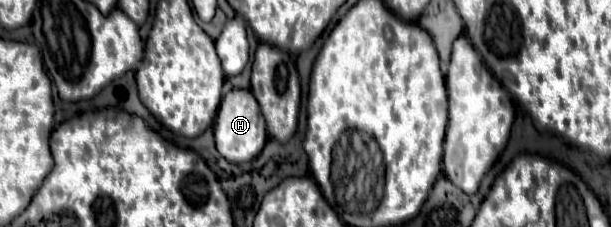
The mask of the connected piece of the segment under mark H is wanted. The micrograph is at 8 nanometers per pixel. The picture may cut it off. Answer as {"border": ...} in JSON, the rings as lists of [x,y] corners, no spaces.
{"border":[[[233,88],[229,90],[217,110],[217,118],[215,118],[215,142],[217,142],[217,150],[223,158],[227,158],[229,162],[249,162],[253,160],[265,146],[267,142],[267,128],[265,128],[265,118],[259,110],[259,104],[255,100],[255,96],[251,94],[251,90],[241,90],[241,88]]]}

